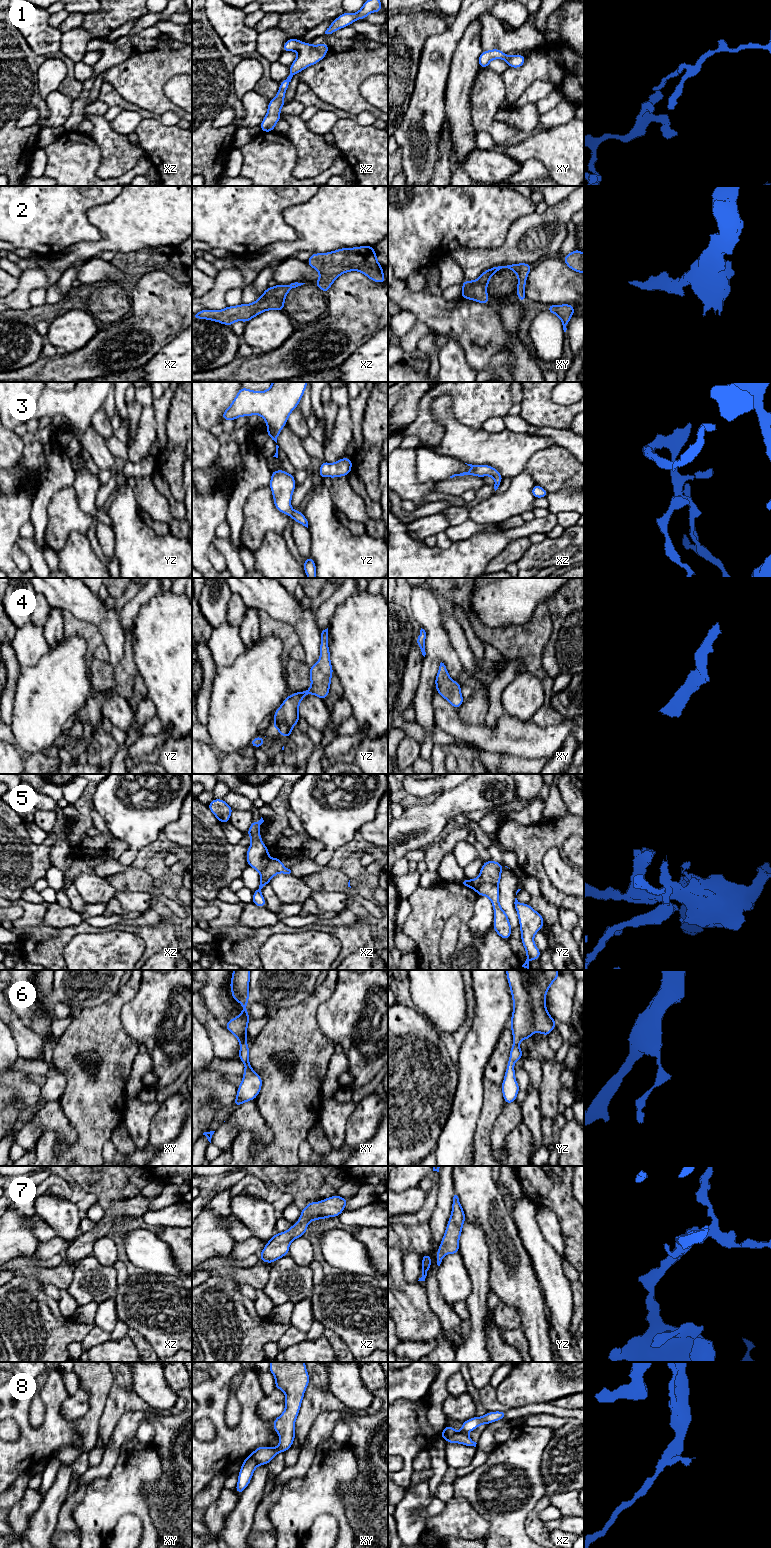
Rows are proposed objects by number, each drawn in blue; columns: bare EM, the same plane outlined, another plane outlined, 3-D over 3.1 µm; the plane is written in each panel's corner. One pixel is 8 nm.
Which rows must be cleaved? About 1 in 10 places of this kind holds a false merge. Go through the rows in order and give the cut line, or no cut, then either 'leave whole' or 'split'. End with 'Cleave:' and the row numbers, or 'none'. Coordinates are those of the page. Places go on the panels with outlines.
1: no cut; leave whole
2: no cut; leave whole
3: no cut; leave whole
4: no cut; leave whole
5: cut in yz along (497, 885), (482, 883), (475, 890); split
6: no cut; leave whole
7: no cut; leave whole
8: cut in xz along (455, 1431), (446, 1440); split
Cleave: 5, 8

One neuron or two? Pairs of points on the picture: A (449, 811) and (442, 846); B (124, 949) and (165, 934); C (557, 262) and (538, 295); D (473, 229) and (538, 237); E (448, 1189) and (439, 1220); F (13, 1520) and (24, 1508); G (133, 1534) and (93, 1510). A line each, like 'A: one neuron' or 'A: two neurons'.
A: two neurons
B: two neurons
C: one neuron
D: two neurons
E: one neuron
F: one neuron
G: two neurons

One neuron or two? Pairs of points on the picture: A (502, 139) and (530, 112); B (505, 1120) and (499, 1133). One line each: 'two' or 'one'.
A: two
B: one

